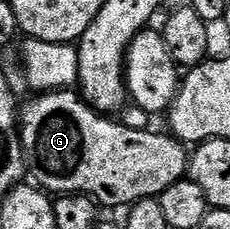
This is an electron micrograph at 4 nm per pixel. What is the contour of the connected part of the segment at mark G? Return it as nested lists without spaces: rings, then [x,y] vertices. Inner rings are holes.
[[[56,91],[56,92],[40,92],[38,95],[32,96],[32,101],[21,109],[21,132],[23,135],[23,150],[27,156],[27,167],[30,176],[33,178],[36,186],[42,187],[51,195],[82,195],[91,198],[92,201],[100,206],[106,205],[123,205],[122,207],[130,207],[136,205],[139,201],[144,201],[150,197],[159,198],[165,191],[169,191],[169,187],[173,187],[173,183],[184,180],[189,173],[189,149],[184,142],[180,141],[174,135],[168,135],[166,132],[155,133],[151,129],[145,131],[133,131],[133,127],[125,127],[122,120],[112,119],[110,116],[98,113],[96,109],[91,108],[82,96],[75,91]]]

